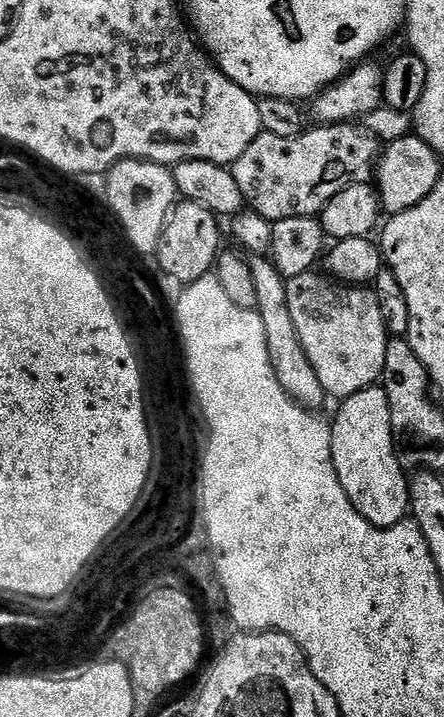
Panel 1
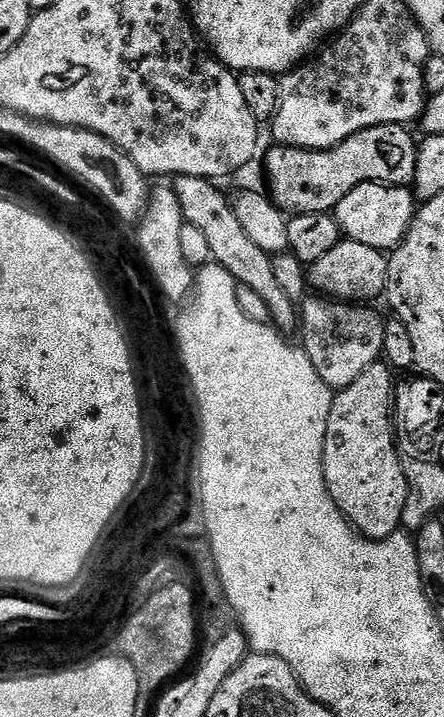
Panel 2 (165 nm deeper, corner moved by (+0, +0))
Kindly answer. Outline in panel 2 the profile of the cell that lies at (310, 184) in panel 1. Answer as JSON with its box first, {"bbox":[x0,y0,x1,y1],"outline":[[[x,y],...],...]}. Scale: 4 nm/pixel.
{"bbox":[264,124,418,216],"outline":[[[387,124],[386,126],[374,126],[370,130],[362,130],[358,134],[354,134],[350,138],[346,138],[346,142],[342,142],[338,146],[334,146],[327,152],[326,150],[302,150],[301,148],[286,148],[283,146],[272,146],[268,152],[268,157],[264,160],[264,172],[268,175],[267,191],[272,197],[272,203],[277,204],[285,214],[297,216],[298,214],[318,214],[319,212],[332,212],[338,206],[338,202],[342,202],[342,198],[346,198],[346,194],[350,194],[350,190],[354,190],[354,186],[362,186],[363,184],[394,184],[398,188],[408,188],[411,185],[416,167],[418,166],[418,147],[417,137],[412,137],[407,127],[402,124]]]}

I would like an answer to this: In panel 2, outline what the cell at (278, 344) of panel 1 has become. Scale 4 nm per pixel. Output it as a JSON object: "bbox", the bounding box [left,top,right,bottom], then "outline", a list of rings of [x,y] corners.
{"bbox":[174,176,298,334],"outline":[[[178,176],[174,180],[174,191],[178,198],[178,206],[182,206],[185,224],[198,226],[198,231],[206,237],[210,246],[210,254],[215,263],[221,264],[236,279],[237,284],[250,286],[262,297],[262,302],[270,309],[272,324],[285,334],[292,334],[298,328],[298,304],[291,300],[282,290],[274,275],[273,257],[262,250],[246,235],[245,228],[238,222],[238,214],[234,214],[232,200],[219,192],[217,185],[210,180],[197,176]]]}

